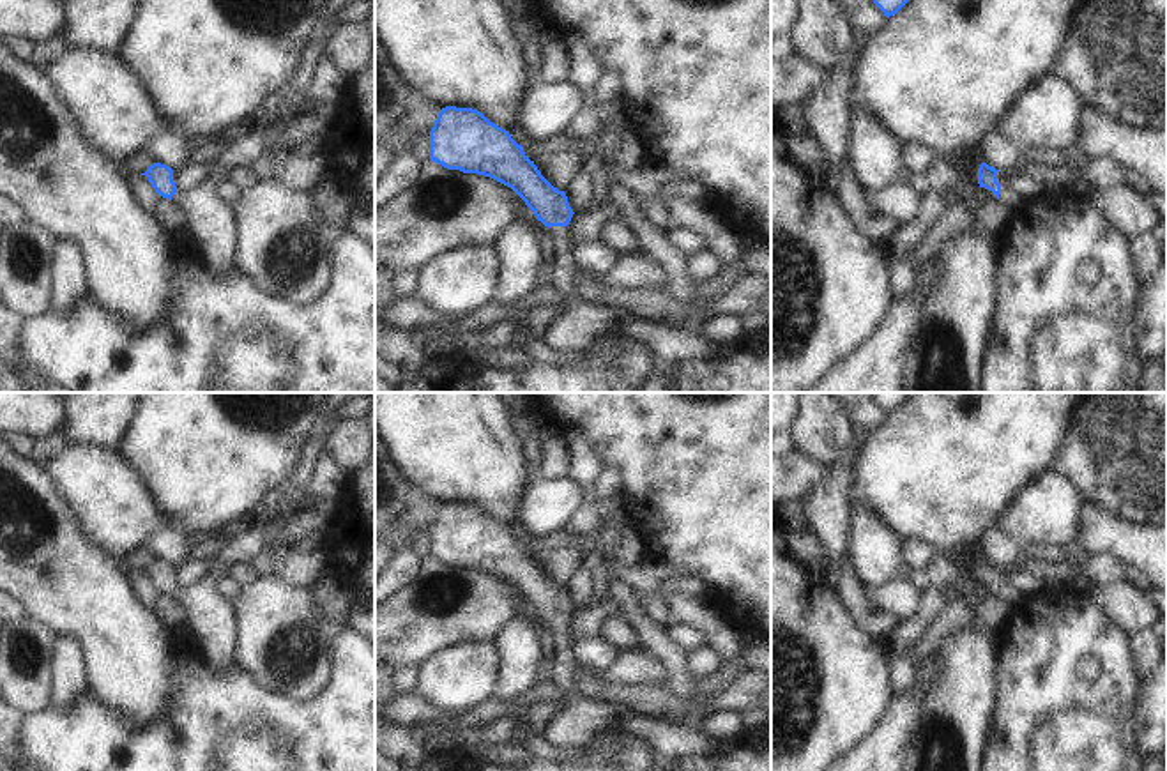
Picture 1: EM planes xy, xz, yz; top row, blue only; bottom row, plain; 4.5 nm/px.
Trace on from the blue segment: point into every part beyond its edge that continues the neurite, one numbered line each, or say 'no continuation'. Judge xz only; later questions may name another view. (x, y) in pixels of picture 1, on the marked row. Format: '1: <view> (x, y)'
1: xz (573, 331)

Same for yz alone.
1: yz (1102, 174)

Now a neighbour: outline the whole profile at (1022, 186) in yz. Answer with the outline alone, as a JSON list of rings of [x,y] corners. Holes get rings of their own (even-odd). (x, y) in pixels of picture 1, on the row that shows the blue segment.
[[[1004,173],[1006,186],[1018,196],[1018,198],[1038,198],[1047,191],[1047,186],[1034,182],[1026,175],[1008,175]]]

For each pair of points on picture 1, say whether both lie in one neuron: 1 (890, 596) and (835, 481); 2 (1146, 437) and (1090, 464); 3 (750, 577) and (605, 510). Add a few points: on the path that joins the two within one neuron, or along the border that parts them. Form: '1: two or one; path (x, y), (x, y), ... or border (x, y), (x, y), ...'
1: two; border (863, 586), (863, 596), (874, 607), (893, 616)
2: one; path (1132, 450), (1104, 455)
3: two; border (621, 497), (632, 520)

